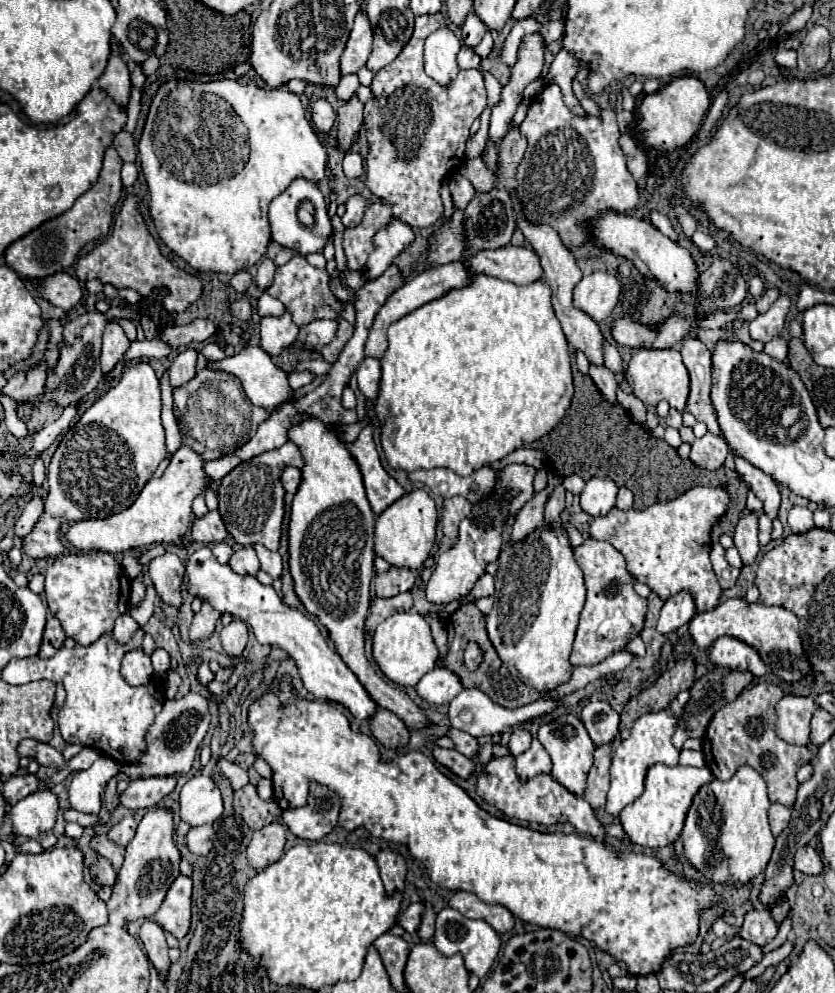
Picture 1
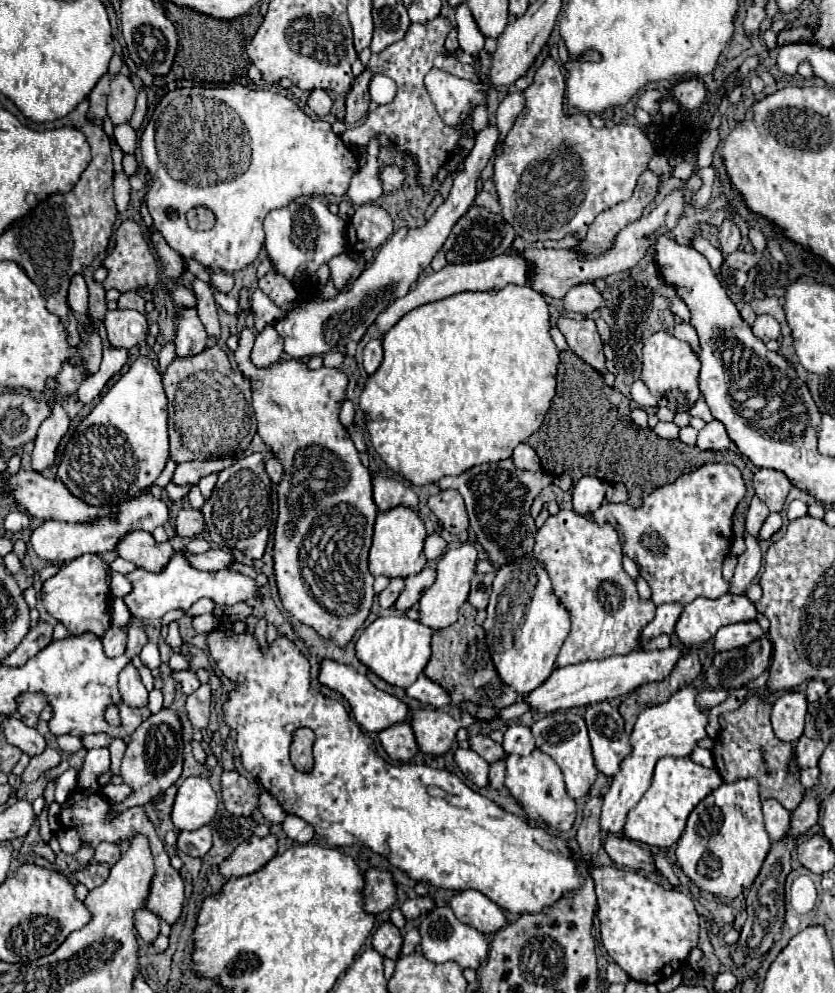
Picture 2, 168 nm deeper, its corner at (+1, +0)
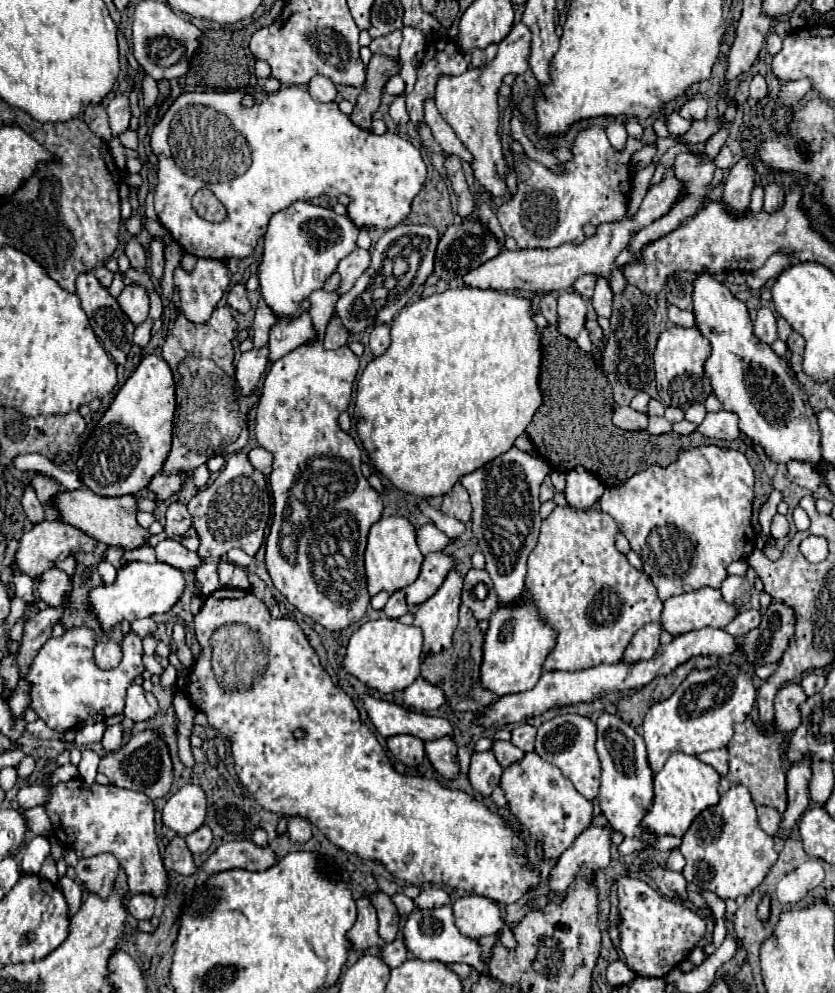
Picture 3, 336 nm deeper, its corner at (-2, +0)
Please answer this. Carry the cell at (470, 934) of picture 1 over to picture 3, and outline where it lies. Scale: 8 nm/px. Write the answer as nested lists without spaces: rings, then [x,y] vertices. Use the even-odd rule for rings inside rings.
[[[444,905],[438,909],[414,909],[404,923],[402,935],[404,935],[406,949],[412,951],[422,961],[434,961],[436,959],[440,963],[466,963],[470,967],[480,965],[480,955],[482,955],[480,945],[478,945],[478,941],[464,937],[456,929],[450,905]]]

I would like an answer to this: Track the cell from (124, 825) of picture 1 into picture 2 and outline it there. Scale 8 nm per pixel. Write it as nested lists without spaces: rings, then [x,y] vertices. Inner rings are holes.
[[[99,843],[97,849],[95,849],[95,857],[91,861],[97,861],[97,863],[107,863],[107,865],[115,865],[121,857],[121,847],[119,843]]]

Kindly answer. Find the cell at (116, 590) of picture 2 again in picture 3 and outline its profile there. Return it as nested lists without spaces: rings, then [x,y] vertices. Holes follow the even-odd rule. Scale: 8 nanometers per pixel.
[[[106,559],[96,565],[96,571],[100,573],[100,577],[102,577],[106,583],[112,583],[112,581],[116,579],[116,569],[114,569]]]

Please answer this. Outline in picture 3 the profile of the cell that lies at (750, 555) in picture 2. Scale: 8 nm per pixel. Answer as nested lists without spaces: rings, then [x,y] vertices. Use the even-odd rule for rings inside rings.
[[[730,575],[728,579],[724,579],[720,591],[724,601],[734,605],[736,609],[742,609],[750,601],[750,583],[746,581],[746,577]]]

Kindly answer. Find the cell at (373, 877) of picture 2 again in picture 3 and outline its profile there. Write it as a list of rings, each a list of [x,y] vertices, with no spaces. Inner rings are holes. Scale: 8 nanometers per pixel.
[[[358,899],[358,919],[354,927],[346,933],[346,939],[350,941],[350,947],[354,951],[364,951],[370,947],[384,947],[385,942],[378,935],[378,919],[376,919],[376,909],[370,905],[370,901]]]

